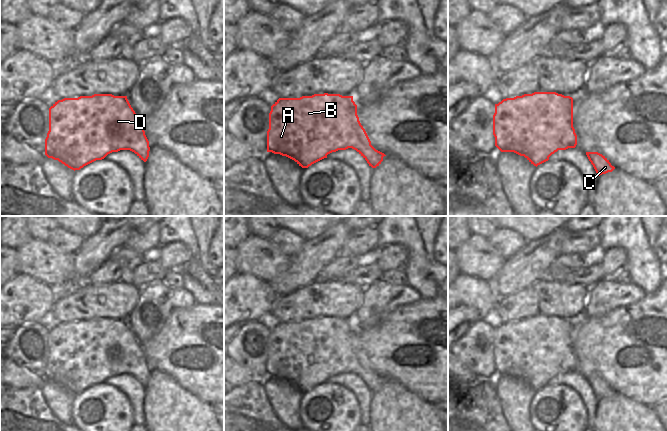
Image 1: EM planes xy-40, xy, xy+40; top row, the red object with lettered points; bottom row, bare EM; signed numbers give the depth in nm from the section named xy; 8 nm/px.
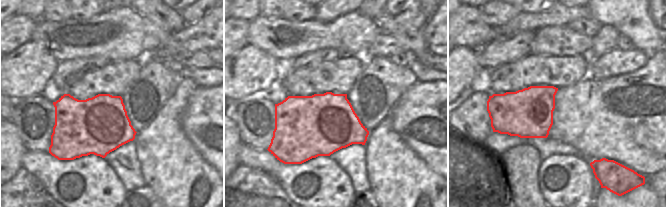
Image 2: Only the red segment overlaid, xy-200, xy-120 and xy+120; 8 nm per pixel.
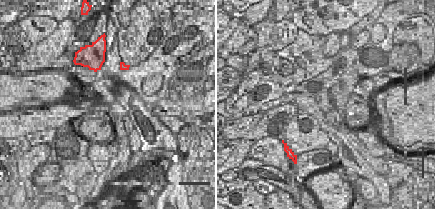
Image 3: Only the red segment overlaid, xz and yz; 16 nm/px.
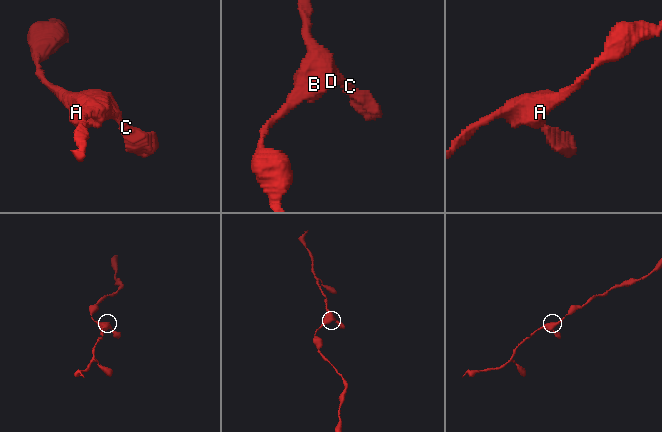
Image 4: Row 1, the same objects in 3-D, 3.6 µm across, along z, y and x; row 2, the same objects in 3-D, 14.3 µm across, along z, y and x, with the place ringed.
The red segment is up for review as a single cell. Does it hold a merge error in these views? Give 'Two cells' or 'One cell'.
One cell.

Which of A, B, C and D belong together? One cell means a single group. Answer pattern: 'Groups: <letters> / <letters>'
Groups: A B C D.

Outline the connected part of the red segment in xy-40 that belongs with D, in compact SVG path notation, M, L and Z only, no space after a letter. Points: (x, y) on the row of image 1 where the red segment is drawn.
M94 94L64 98L49 108L49 131L45 139L45 155L48 158L58 160L75 171L120 150L130 150L144 162L150 151L141 120L127 96Z

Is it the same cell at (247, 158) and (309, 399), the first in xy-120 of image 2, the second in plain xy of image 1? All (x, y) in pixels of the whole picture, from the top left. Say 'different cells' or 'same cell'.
same cell

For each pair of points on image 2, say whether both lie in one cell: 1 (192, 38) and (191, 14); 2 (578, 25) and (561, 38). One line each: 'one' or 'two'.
1: two
2: two

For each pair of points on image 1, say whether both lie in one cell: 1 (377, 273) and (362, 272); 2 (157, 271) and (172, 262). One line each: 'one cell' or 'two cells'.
1: one cell
2: two cells

